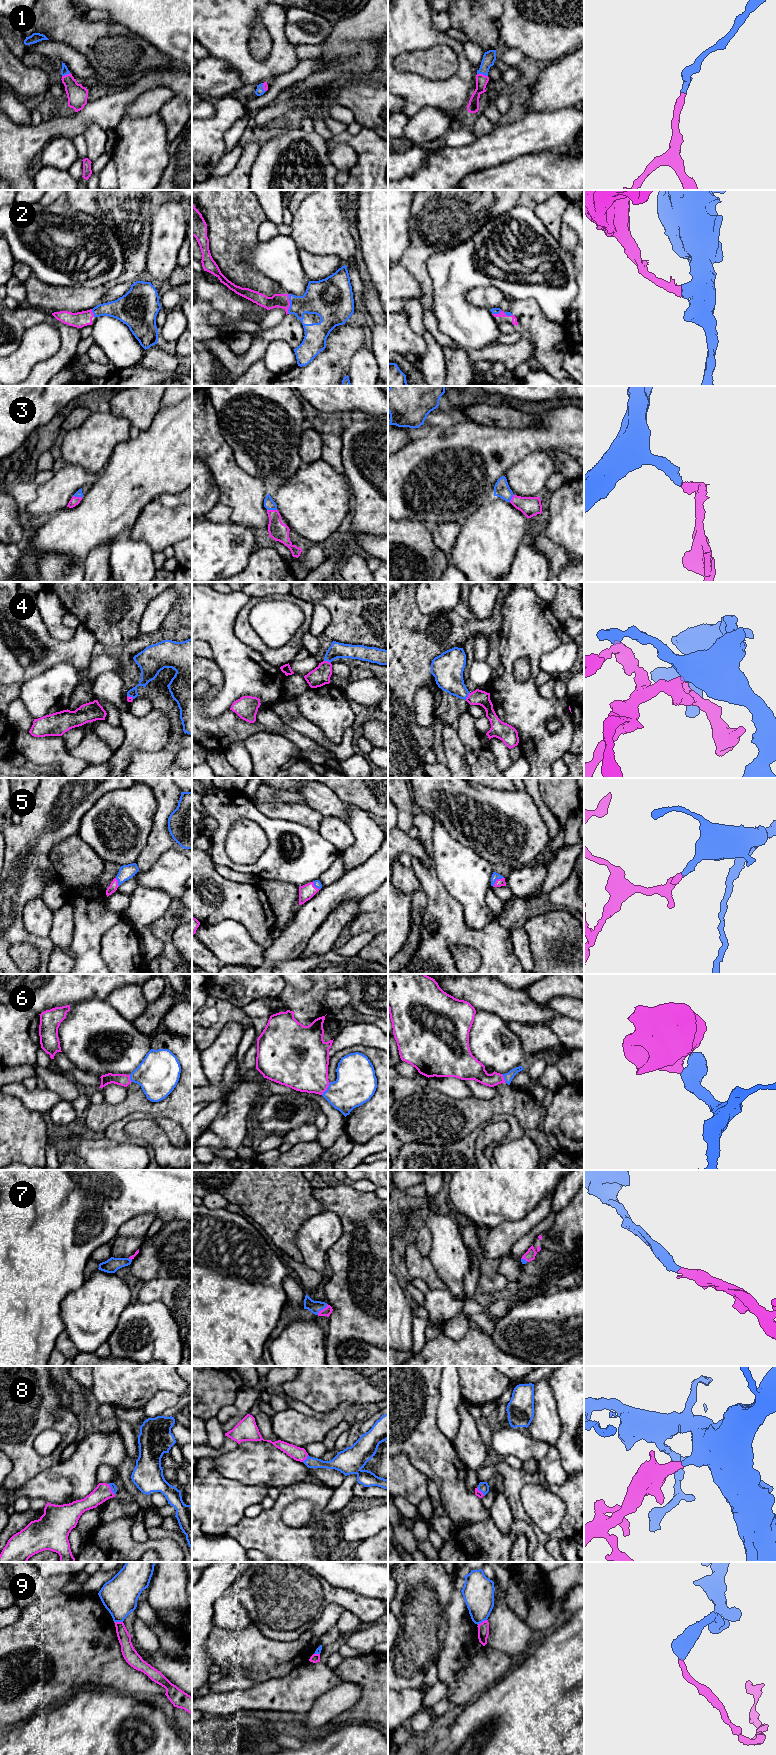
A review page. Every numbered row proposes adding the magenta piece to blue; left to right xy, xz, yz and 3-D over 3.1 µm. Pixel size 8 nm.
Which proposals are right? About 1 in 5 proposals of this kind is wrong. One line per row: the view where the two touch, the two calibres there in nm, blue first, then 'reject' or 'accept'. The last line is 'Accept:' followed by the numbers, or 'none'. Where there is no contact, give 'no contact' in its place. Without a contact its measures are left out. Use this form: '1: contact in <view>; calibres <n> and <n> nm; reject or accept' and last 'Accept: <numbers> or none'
1: contact in yz; calibres 110 and 100 nm; accept
2: contact in xz; calibres 260 and 110 nm; accept
3: contact in xz; calibres 90 and 150 nm; accept
4: contact in yz; calibres 240 and 130 nm; accept
5: contact in yz; calibres 60 and 60 nm; accept
6: contact in xz; calibres 320 and 380 nm; accept
7: contact in xz; calibres 100 and 70 nm; accept
8: contact in xz; calibres 100 and 110 nm; accept
9: contact in yz; calibres 260 and 100 nm; reject
Accept: 1, 2, 3, 4, 5, 6, 7, 8

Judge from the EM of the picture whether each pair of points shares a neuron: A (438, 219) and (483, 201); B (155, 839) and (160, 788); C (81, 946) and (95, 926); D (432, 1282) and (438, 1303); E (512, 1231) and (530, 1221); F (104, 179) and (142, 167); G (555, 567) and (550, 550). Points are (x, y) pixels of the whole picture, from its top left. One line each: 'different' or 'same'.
A: same
B: same
C: same
D: different
E: same
F: different
G: same

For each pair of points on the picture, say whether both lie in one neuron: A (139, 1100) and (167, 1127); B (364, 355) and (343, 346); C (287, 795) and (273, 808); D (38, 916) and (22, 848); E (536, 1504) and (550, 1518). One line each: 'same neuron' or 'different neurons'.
A: different neurons
B: different neurons
C: different neurons
D: different neurons
E: same neuron

